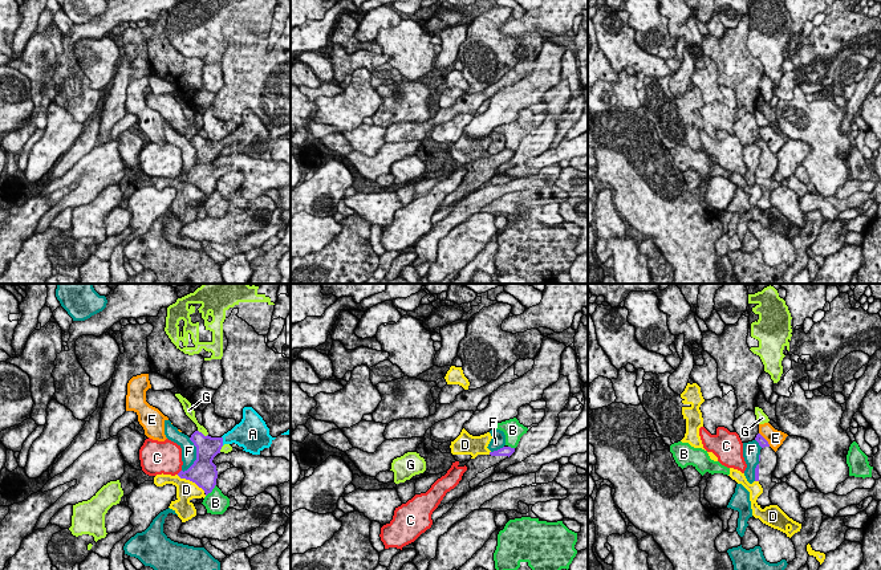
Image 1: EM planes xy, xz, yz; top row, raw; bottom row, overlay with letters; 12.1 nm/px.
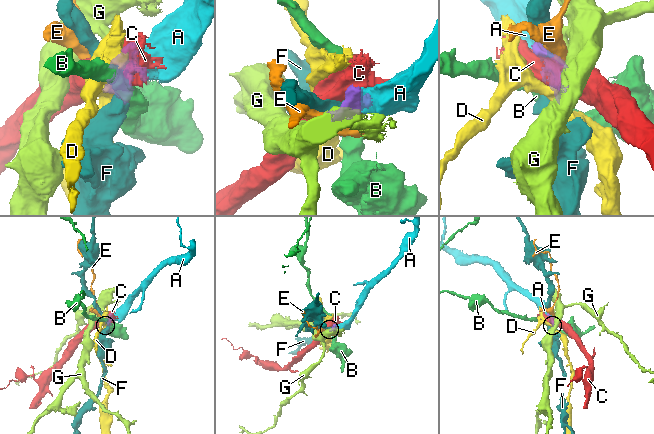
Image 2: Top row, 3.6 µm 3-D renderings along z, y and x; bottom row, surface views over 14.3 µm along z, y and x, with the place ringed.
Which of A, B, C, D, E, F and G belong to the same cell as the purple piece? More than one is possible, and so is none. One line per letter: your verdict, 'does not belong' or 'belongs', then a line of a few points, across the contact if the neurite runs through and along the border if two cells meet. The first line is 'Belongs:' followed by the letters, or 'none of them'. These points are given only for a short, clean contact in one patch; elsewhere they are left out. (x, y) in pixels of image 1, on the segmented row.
Belongs: A
A: belongs
B: does not belong; line xy (215, 484), (206, 496)
C: does not belong
D: does not belong; line xy (177, 475), (194, 481), (204, 492)
E: does not belong; line yz (759, 432), (770, 446)
F: does not belong
G: does not belong; line xy (198, 430), (207, 435)

